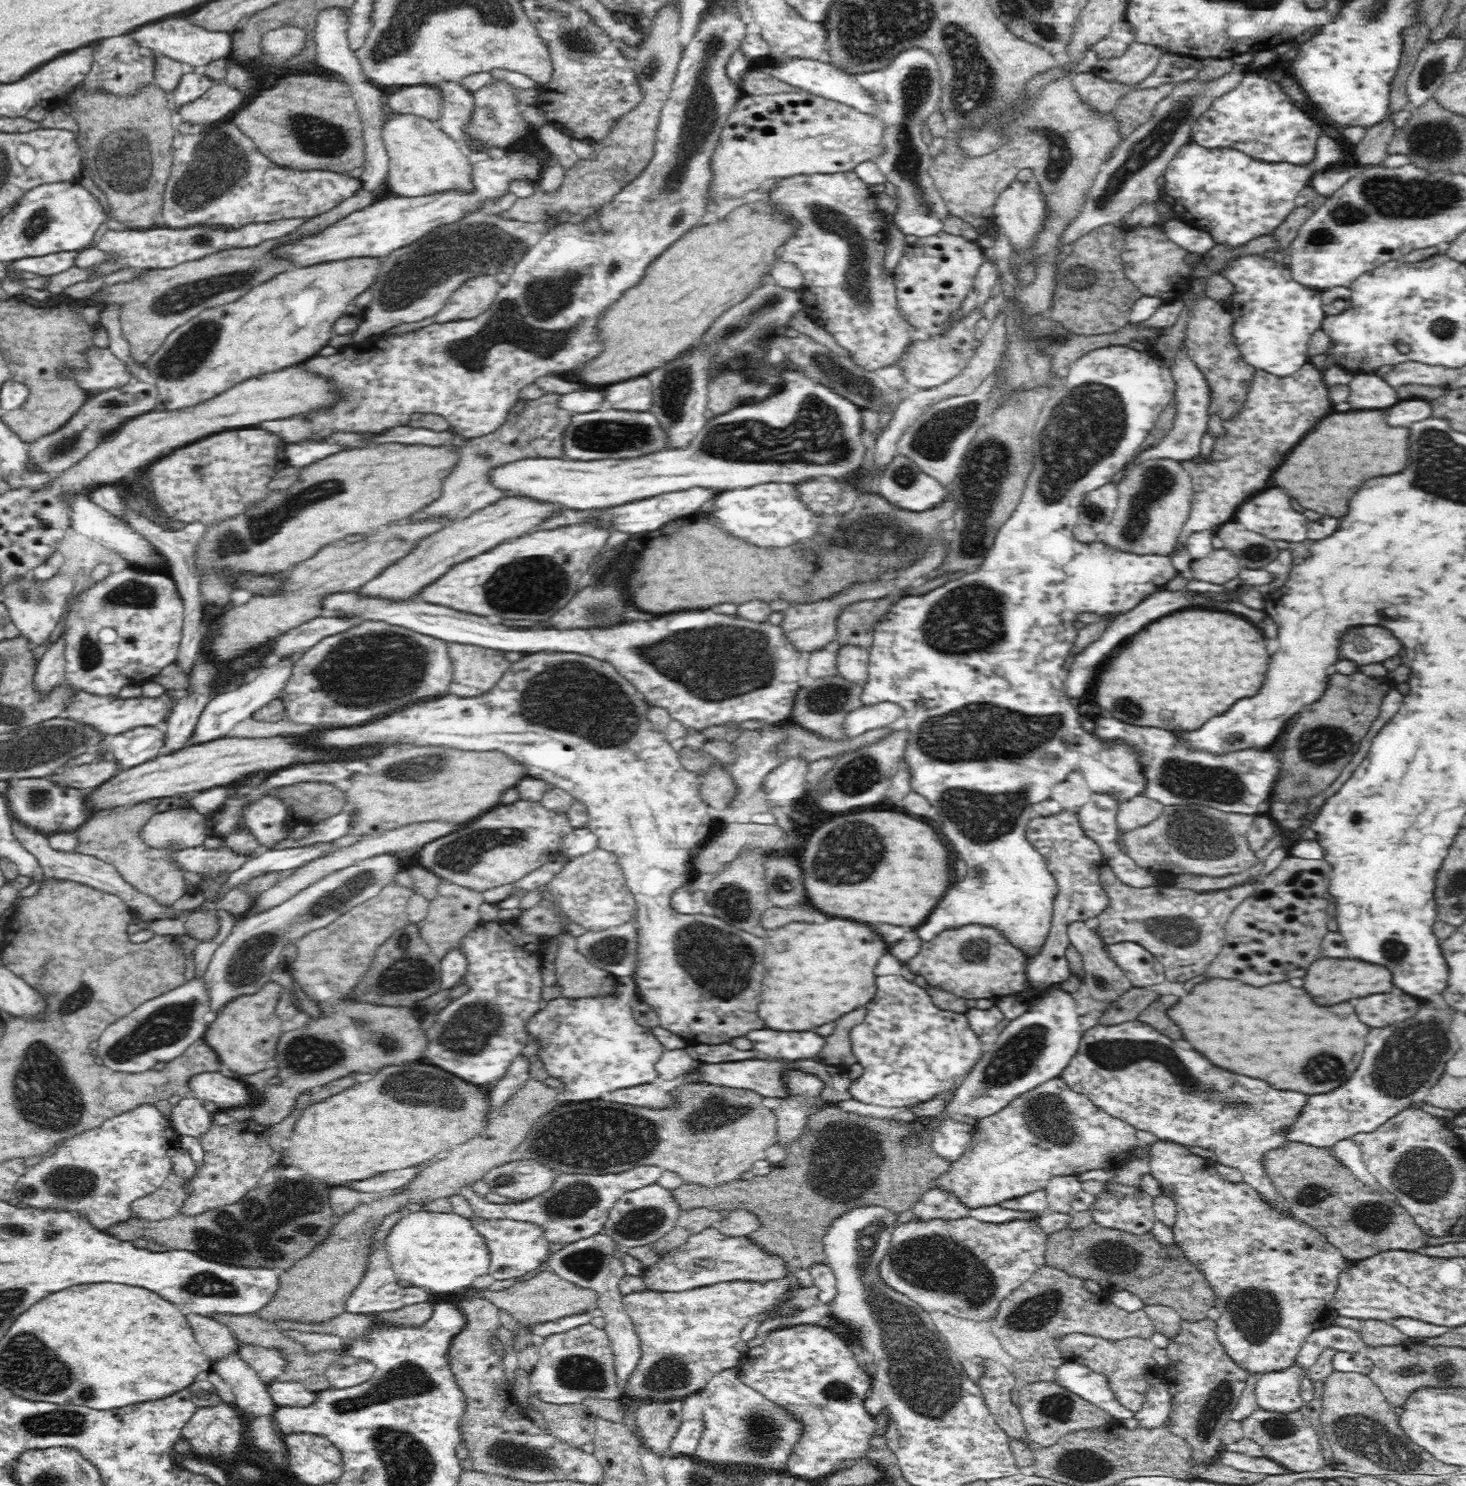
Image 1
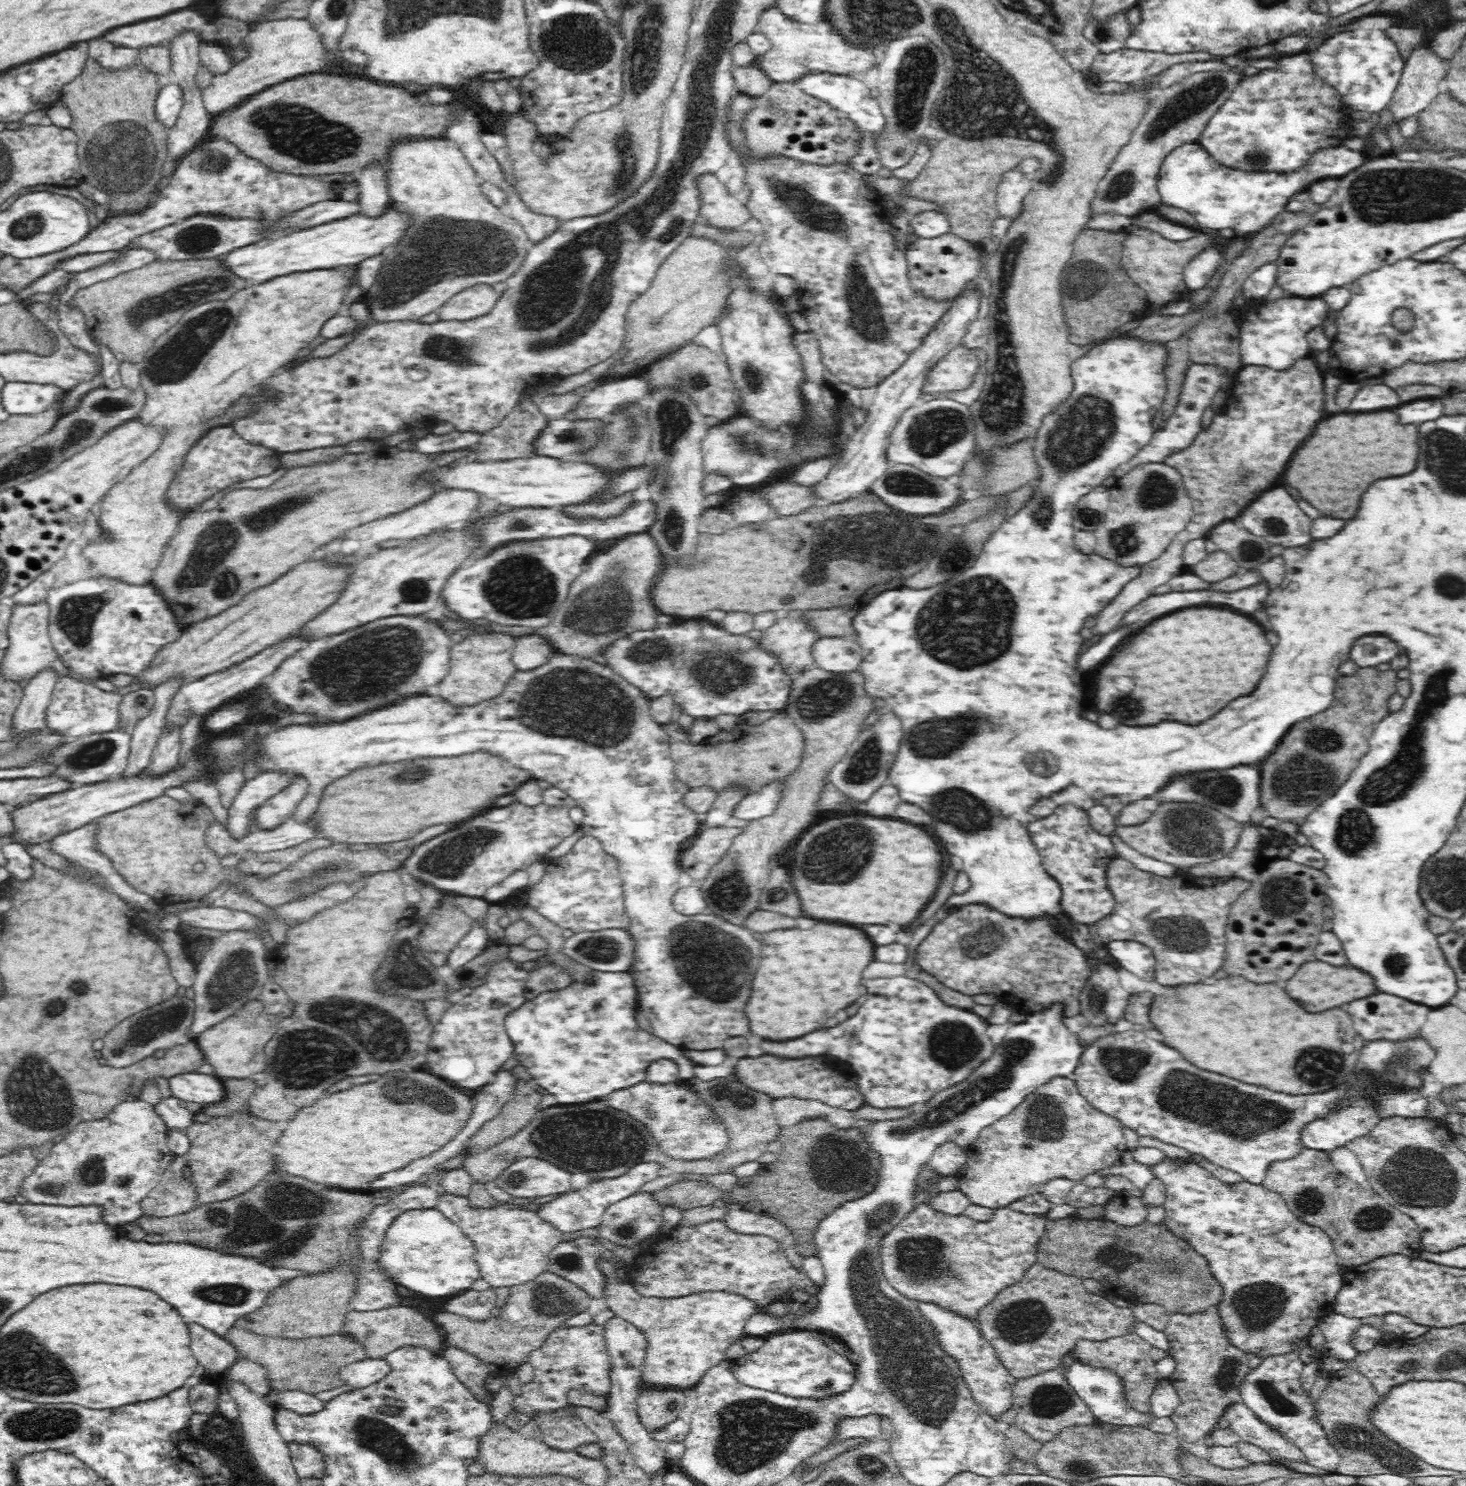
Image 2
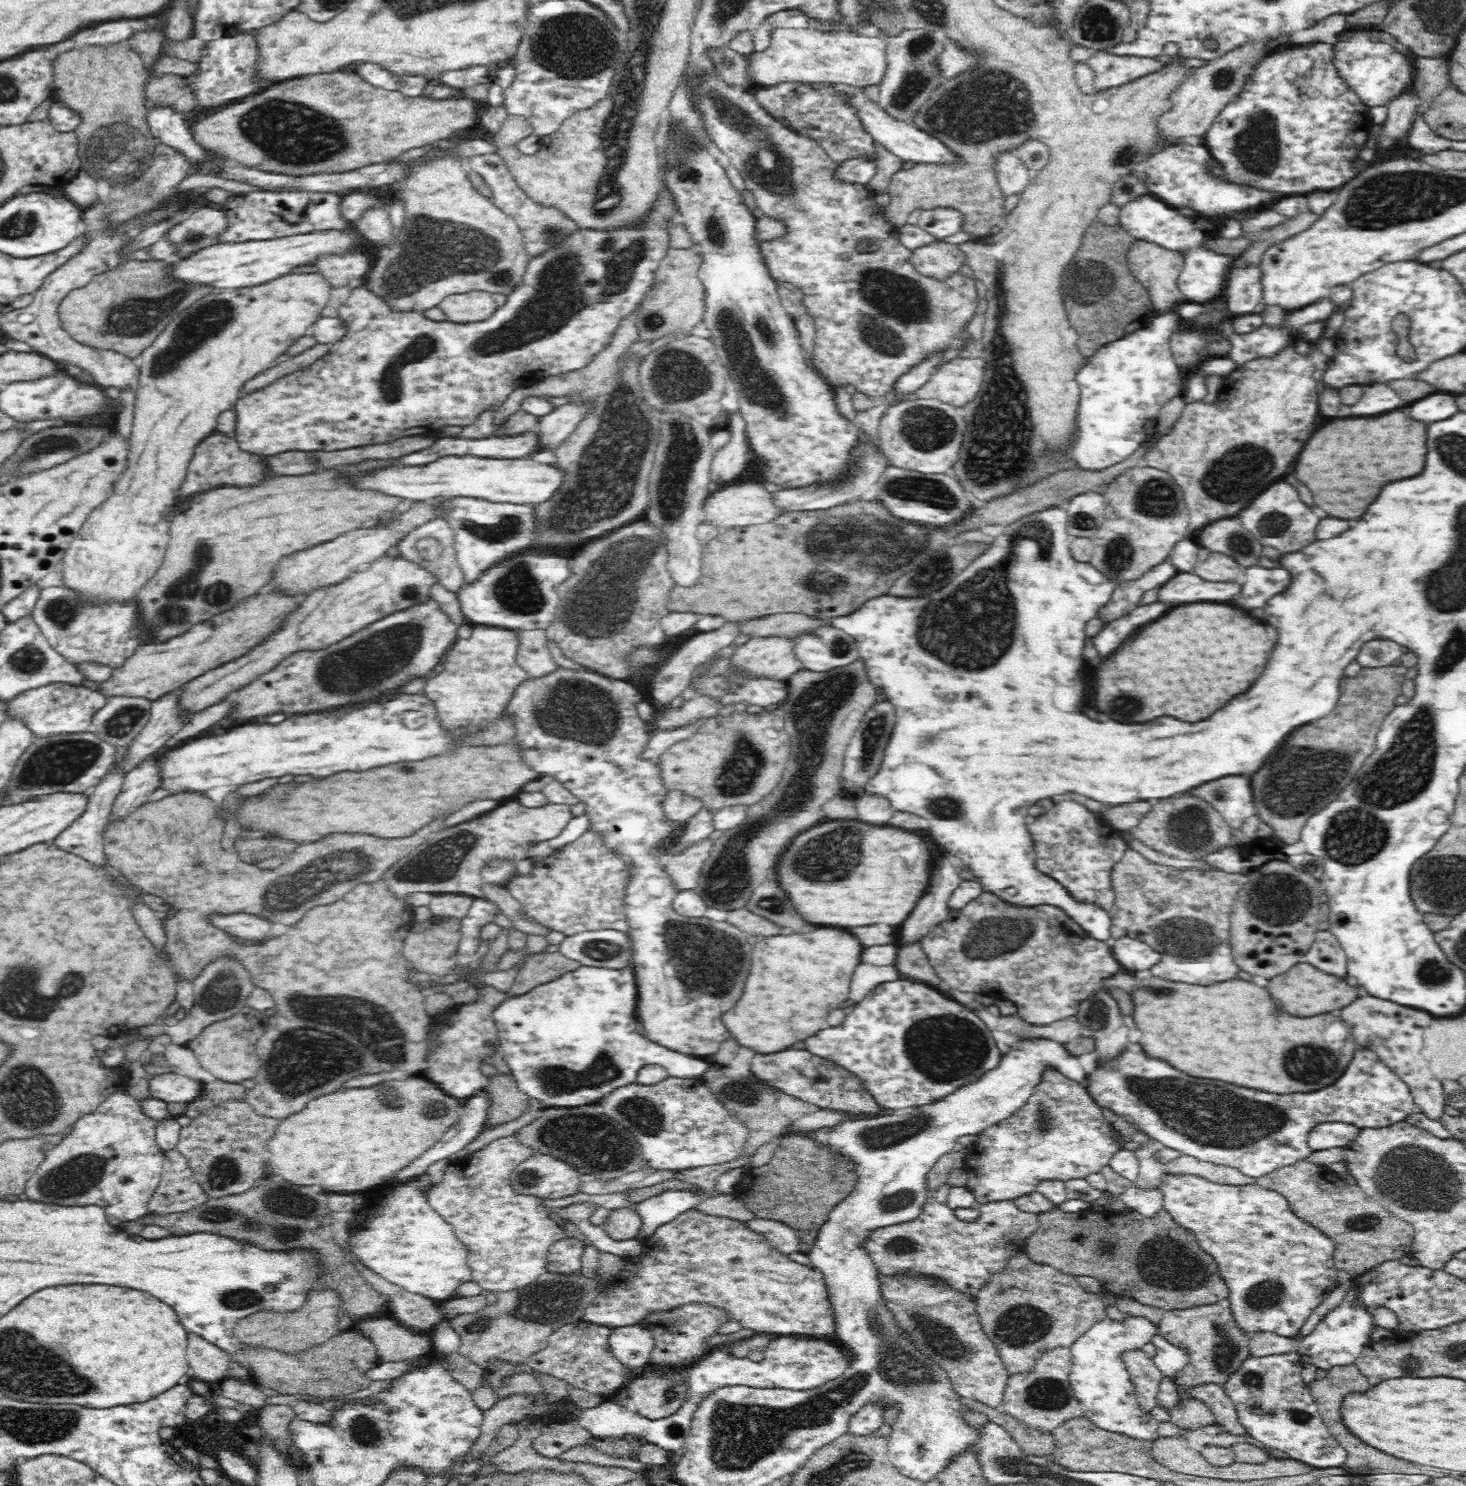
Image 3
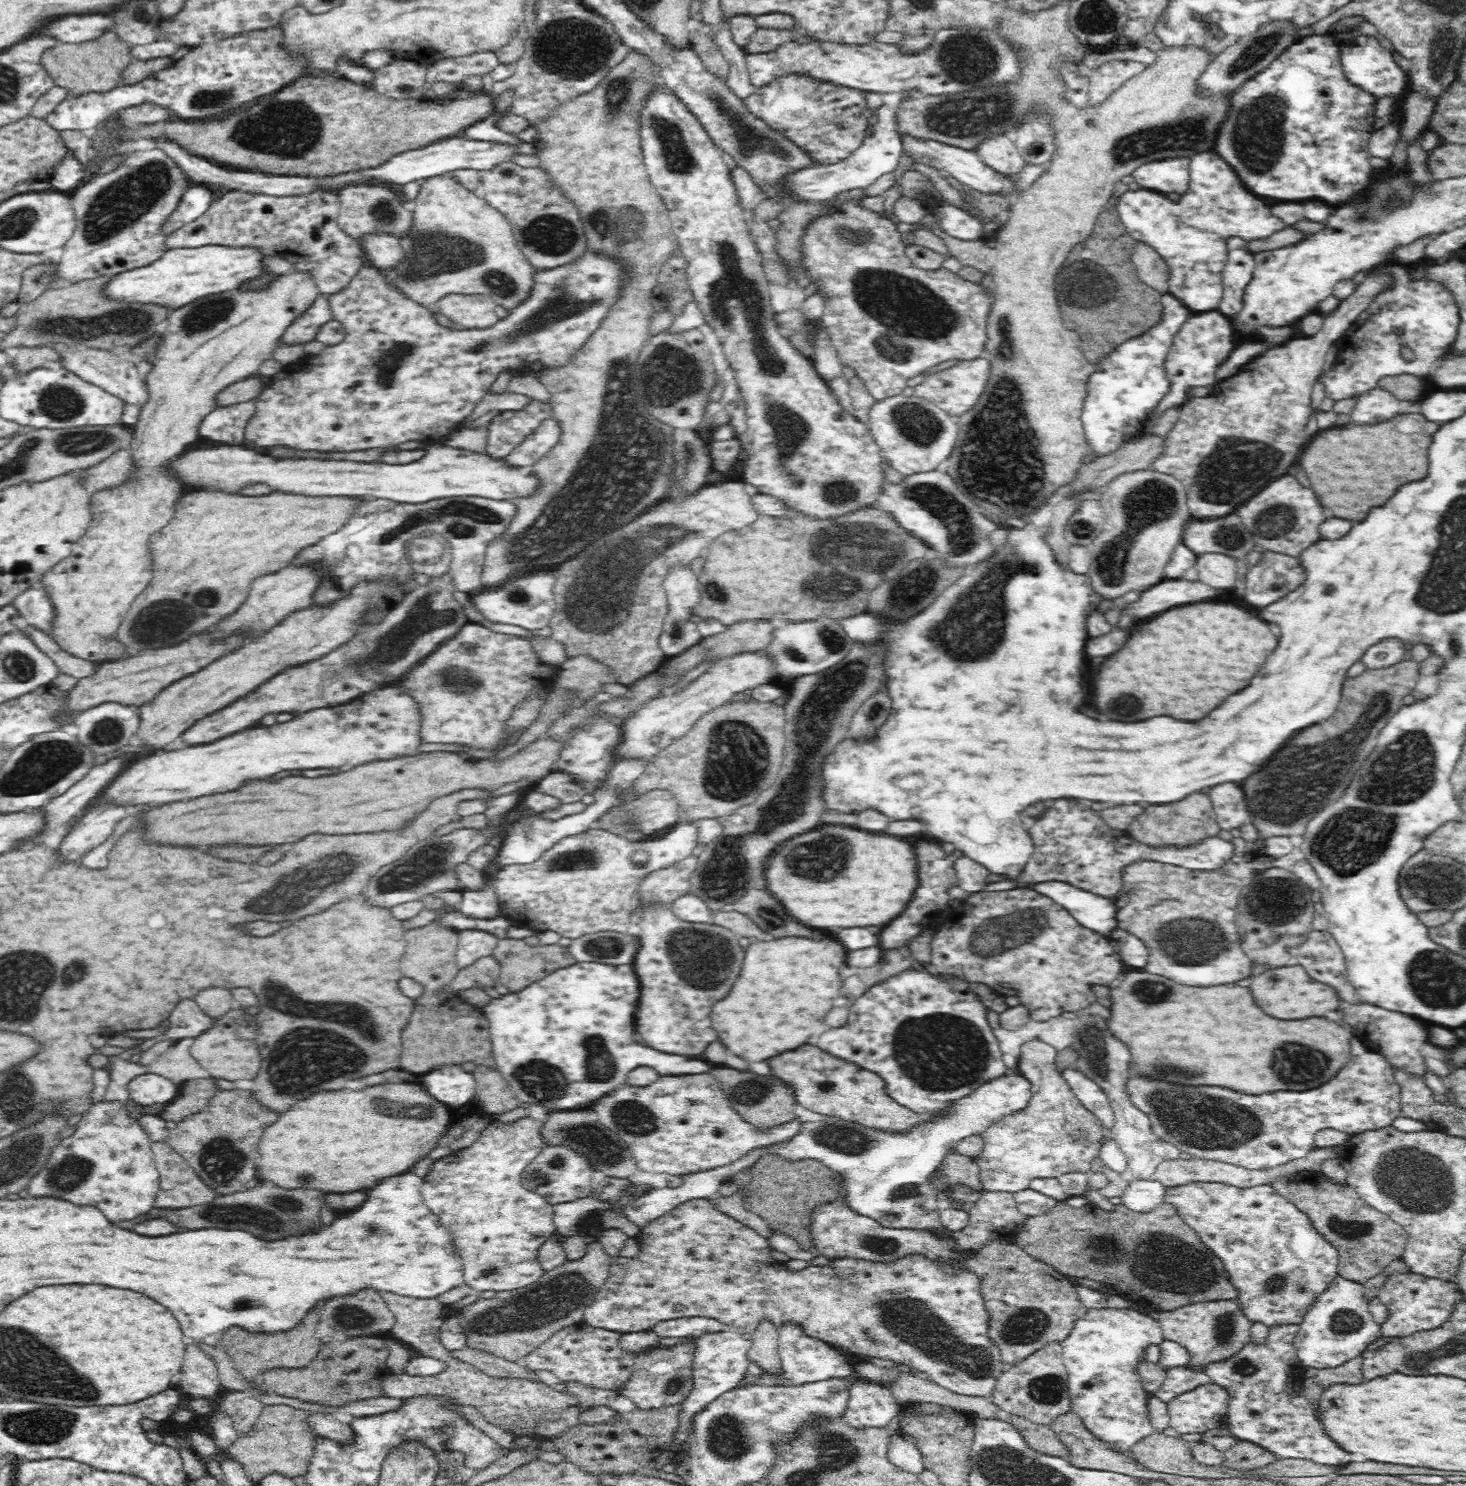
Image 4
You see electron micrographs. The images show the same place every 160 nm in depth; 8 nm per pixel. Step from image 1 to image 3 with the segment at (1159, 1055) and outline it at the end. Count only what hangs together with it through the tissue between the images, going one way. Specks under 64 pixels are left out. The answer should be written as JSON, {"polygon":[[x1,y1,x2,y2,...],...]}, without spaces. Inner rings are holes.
{"polygon":[[1131,1046,1112,1067,1096,1068,1092,1074,1088,1074,1087,1088,1091,1090,1092,1099,1126,1117,1130,1124,1136,1123,1143,1134,1161,1142,1164,1147,1179,1150,1184,1155,1195,1156,1208,1163,1236,1168,1245,1176,1253,1178,1269,1175,1270,1172,1304,1160,1313,1151,1309,1147,1308,1136,1318,1124,1340,1122,1360,1129,1384,1128,1404,1121,1418,1110,1409,1086,1367,1047,1358,1046,1354,1050,1352,1062,1336,1080,1336,1084,1308,1094,1270,1094,1222,1084,1216,1080,1182,1076,1174,1072,1174,1068,1166,1068,1166,1064,1158,1064,1158,1060,1146,1060,1146,1056,1142,1056,1136,1046]]}

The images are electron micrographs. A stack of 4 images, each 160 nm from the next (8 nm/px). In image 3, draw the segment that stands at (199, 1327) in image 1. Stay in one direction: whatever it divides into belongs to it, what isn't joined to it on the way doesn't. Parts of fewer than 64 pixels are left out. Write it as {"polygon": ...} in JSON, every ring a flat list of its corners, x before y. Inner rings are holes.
{"polygon":[[188,1336,188,1376,194,1380,206,1382,213,1385,229,1375,227,1373,230,1364,230,1354,221,1348,206,1342,203,1338,198,1340,198,1336]]}

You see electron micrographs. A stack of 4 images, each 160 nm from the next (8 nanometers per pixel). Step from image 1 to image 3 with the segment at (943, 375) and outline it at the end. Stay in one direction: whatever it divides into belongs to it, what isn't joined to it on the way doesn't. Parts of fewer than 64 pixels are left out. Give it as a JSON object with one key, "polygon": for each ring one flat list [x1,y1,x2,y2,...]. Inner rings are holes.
{"polygon":[[983,356,976,358,954,358,954,360,938,366,935,372,928,377,928,380,915,390,913,397,936,399,954,408,963,408,965,404,972,401,978,394,985,376,985,365,986,361]]}

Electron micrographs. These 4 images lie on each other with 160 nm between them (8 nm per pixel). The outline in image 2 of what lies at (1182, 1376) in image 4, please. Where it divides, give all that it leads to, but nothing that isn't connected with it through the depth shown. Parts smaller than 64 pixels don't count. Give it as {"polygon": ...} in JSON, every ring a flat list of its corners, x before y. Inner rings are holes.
{"polygon":[[1244,1403,1229,1404,1221,1416,1240,1440,1273,1453,1273,1462,1282,1459,1305,1462,1305,1458,1297,1448,1281,1438,1277,1432,1259,1422]]}

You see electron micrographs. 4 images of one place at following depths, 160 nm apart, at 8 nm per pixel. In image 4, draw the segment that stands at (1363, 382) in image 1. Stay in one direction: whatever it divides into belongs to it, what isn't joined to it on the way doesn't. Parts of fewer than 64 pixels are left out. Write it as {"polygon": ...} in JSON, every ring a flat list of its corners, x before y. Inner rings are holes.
{"polygon":[[1372,388,1370,392,1366,392,1366,396,1356,400,1356,406,1354,406,1350,418,1358,426,1372,426,1372,424,1386,422,1398,414,1406,414,1412,410,1412,406,1416,406,1416,412,1420,412,1422,404,1424,404,1424,400,1400,402,1390,392]]}

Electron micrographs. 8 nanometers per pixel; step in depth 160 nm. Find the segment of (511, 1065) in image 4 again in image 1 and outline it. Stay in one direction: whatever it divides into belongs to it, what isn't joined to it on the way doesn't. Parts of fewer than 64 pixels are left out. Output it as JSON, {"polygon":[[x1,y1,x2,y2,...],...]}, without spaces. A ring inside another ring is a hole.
{"polygon":[[617,976,614,994,610,996,594,996,594,998,553,998,544,1002,543,1007,532,1013,523,1024,524,1031,538,1044,536,1058,542,1062,546,1074,560,1082,560,1091,568,1092,568,1100,586,1102,602,1098,606,1092,614,1092,618,1088,630,1088,648,1084,656,1080,654,1064,664,1054,664,1046,654,1038,654,1034,638,1026,630,1002,636,996,636,984,630,976]]}

